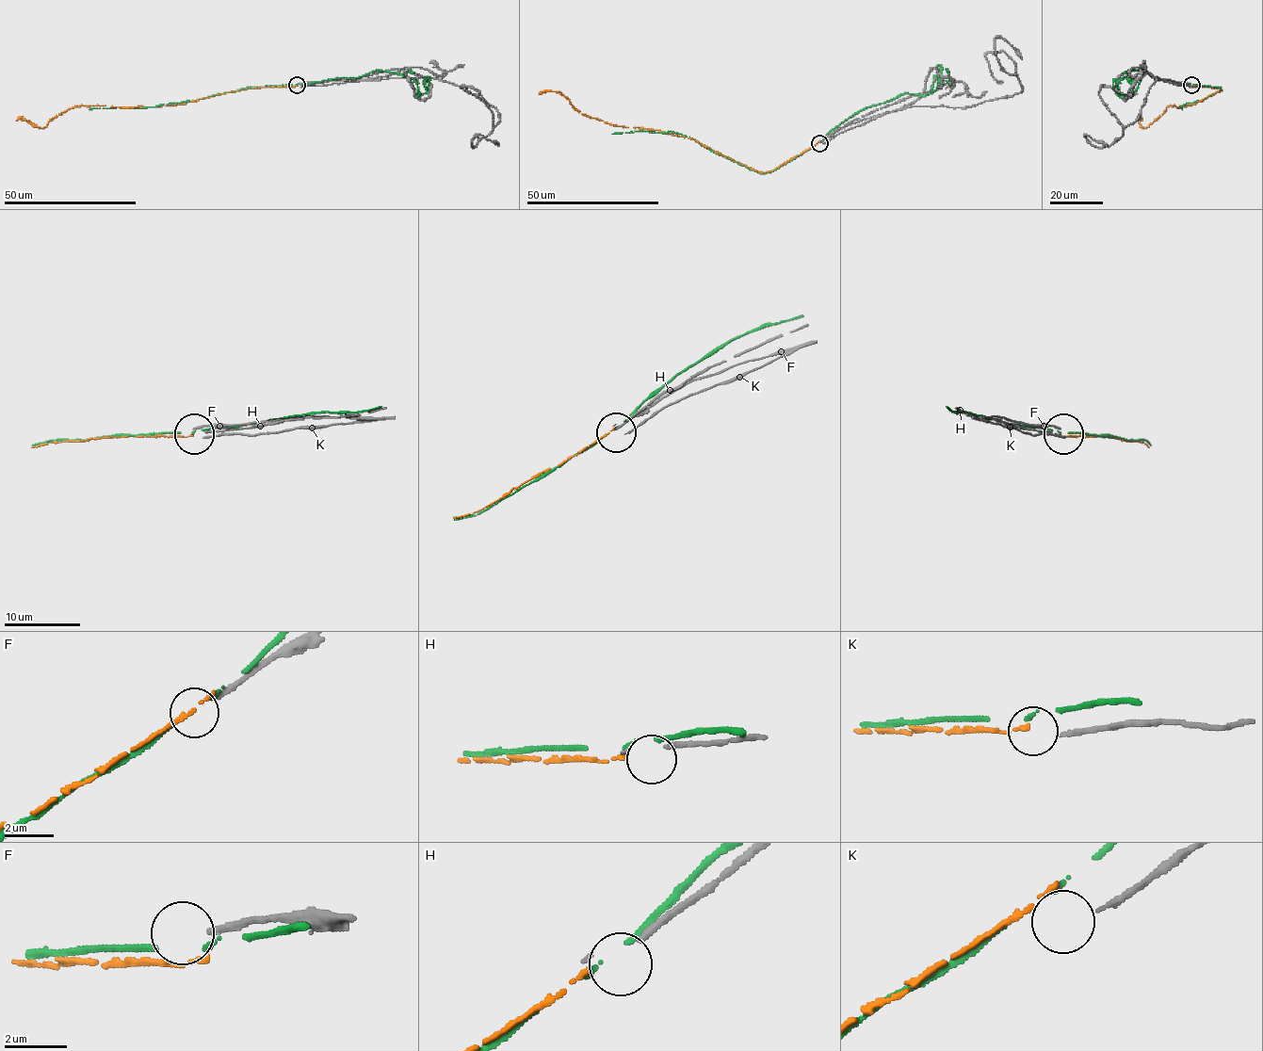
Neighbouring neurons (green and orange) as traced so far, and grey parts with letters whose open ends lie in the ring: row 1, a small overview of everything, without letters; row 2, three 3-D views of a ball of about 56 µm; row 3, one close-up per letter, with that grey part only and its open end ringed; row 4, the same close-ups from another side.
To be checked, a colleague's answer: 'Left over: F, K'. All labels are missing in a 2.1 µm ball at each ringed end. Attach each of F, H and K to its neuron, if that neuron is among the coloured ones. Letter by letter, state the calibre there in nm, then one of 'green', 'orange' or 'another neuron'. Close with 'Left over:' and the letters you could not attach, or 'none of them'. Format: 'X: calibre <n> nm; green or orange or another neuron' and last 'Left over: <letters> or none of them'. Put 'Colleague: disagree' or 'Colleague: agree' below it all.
F: calibre 220 nm; another neuron
H: calibre 80 nm; orange
K: calibre 180 nm; another neuron
Left over: F, K
Colleague: agree

